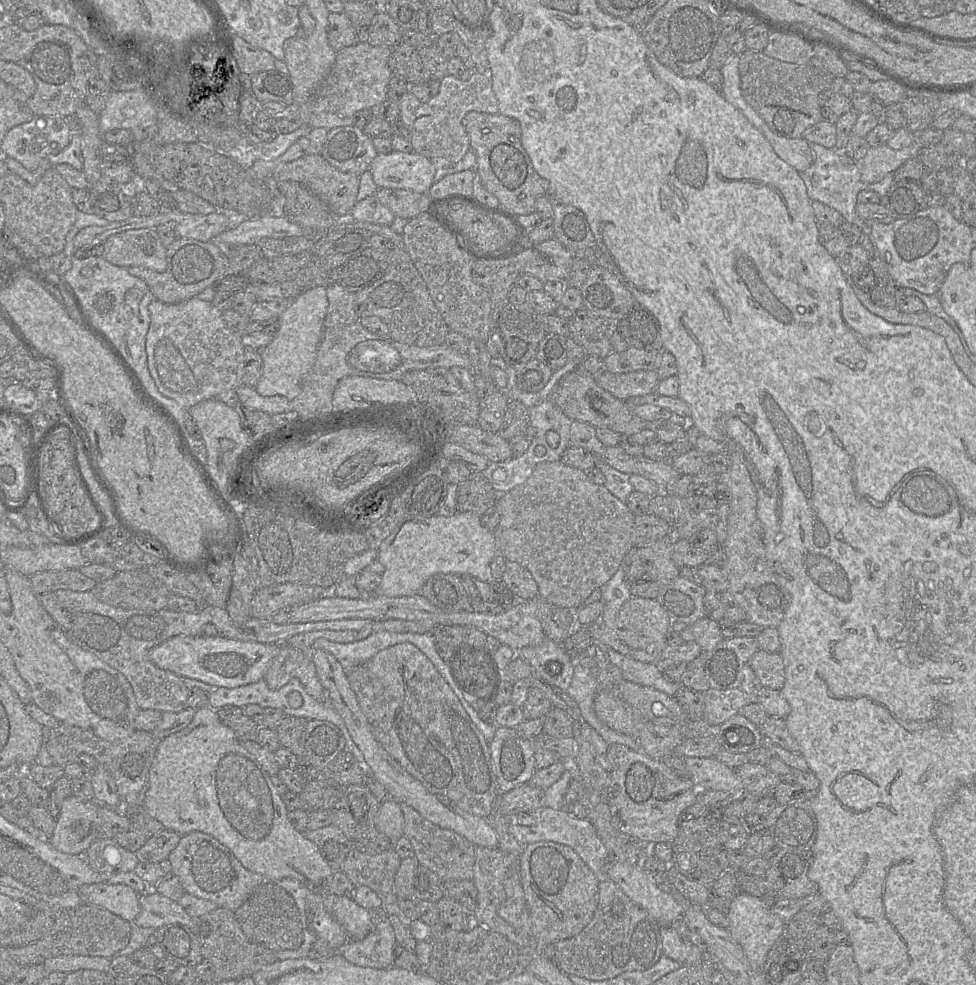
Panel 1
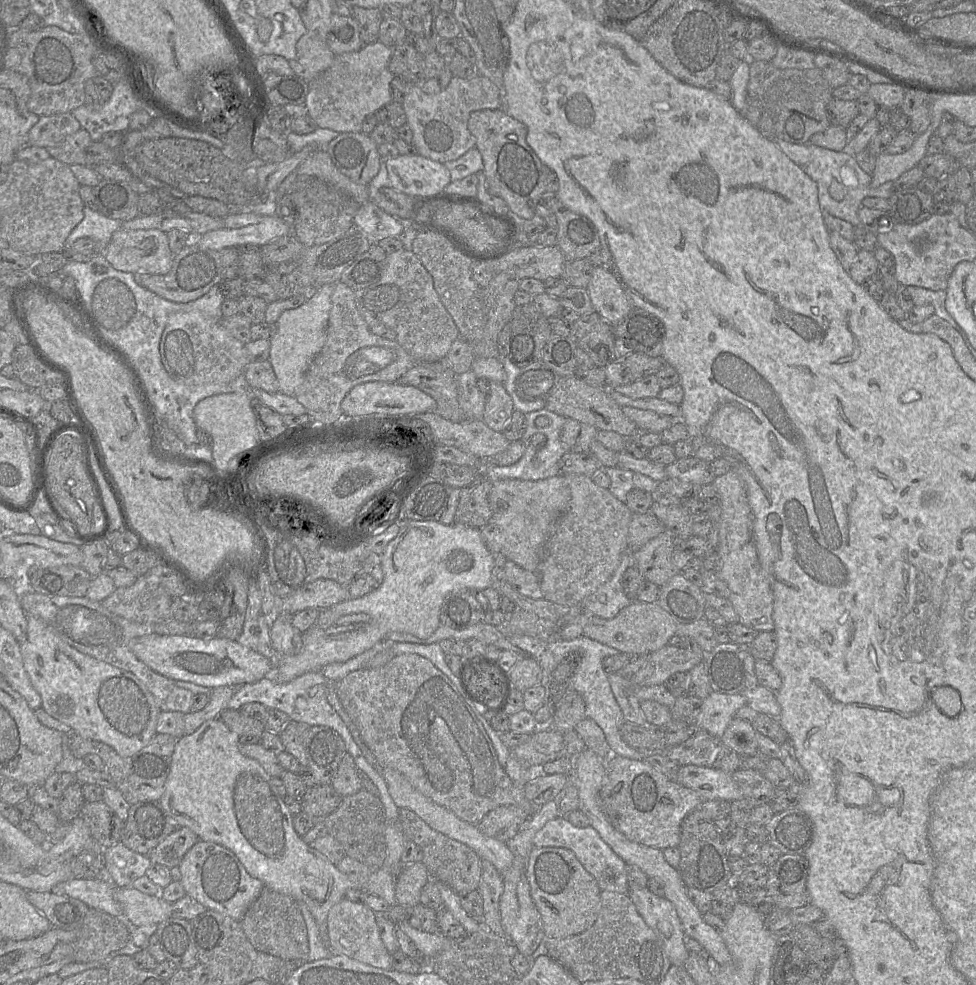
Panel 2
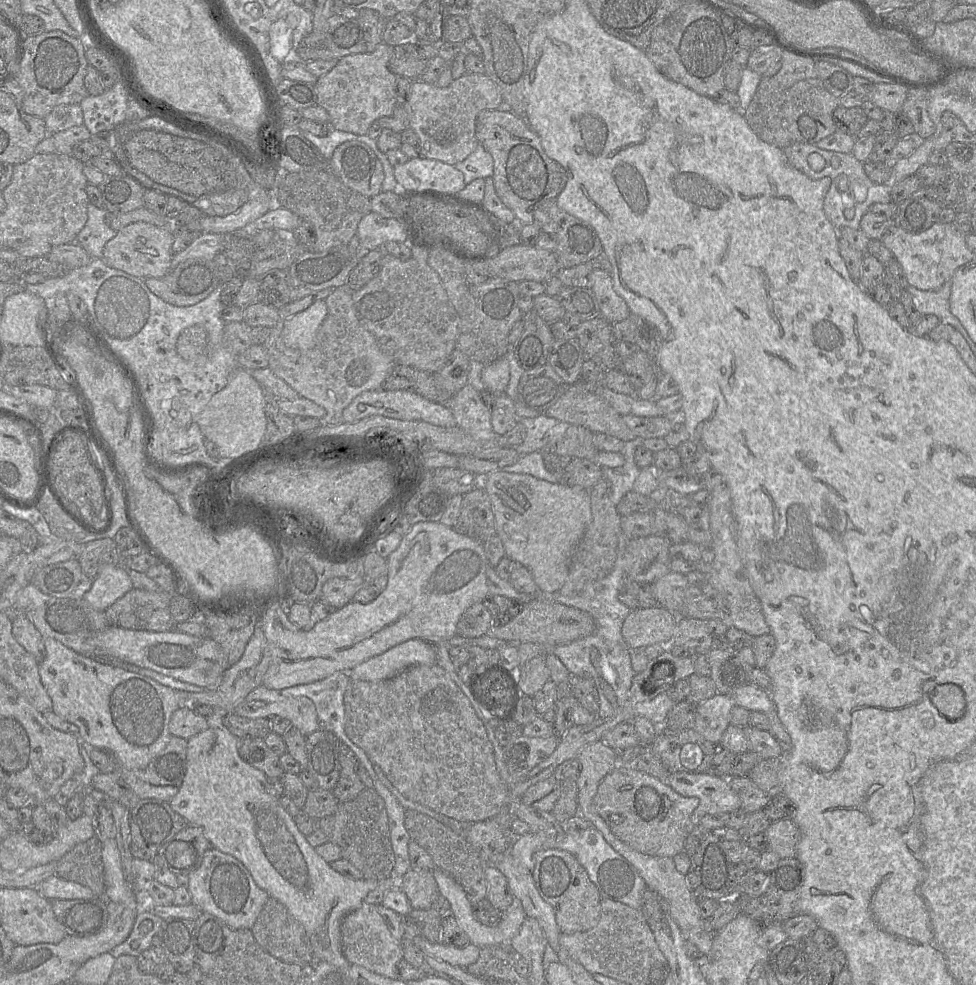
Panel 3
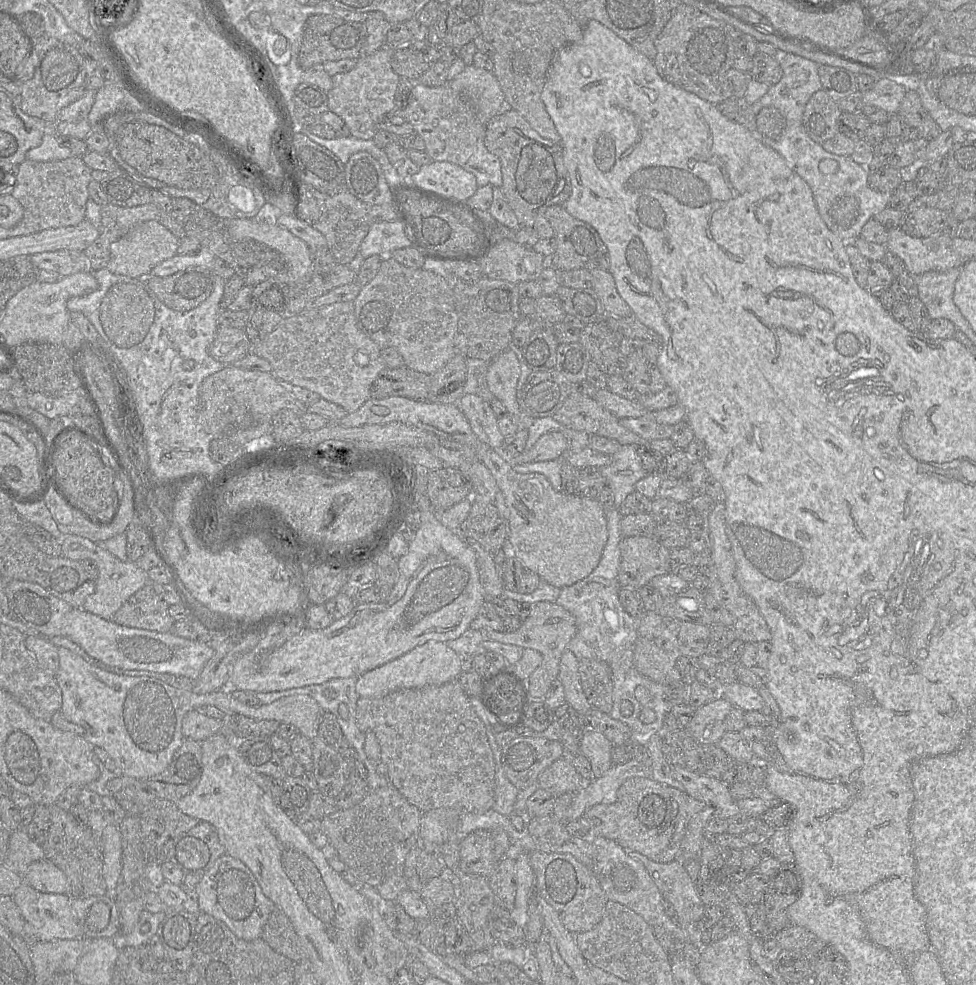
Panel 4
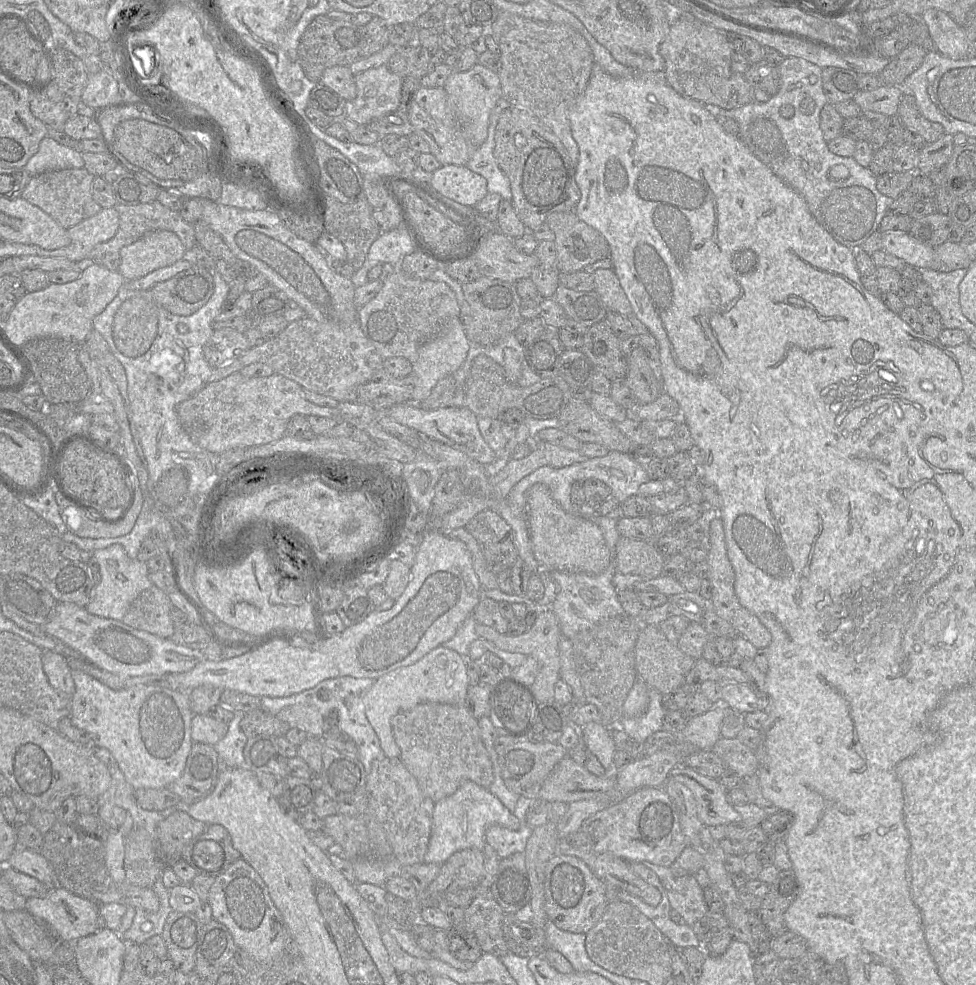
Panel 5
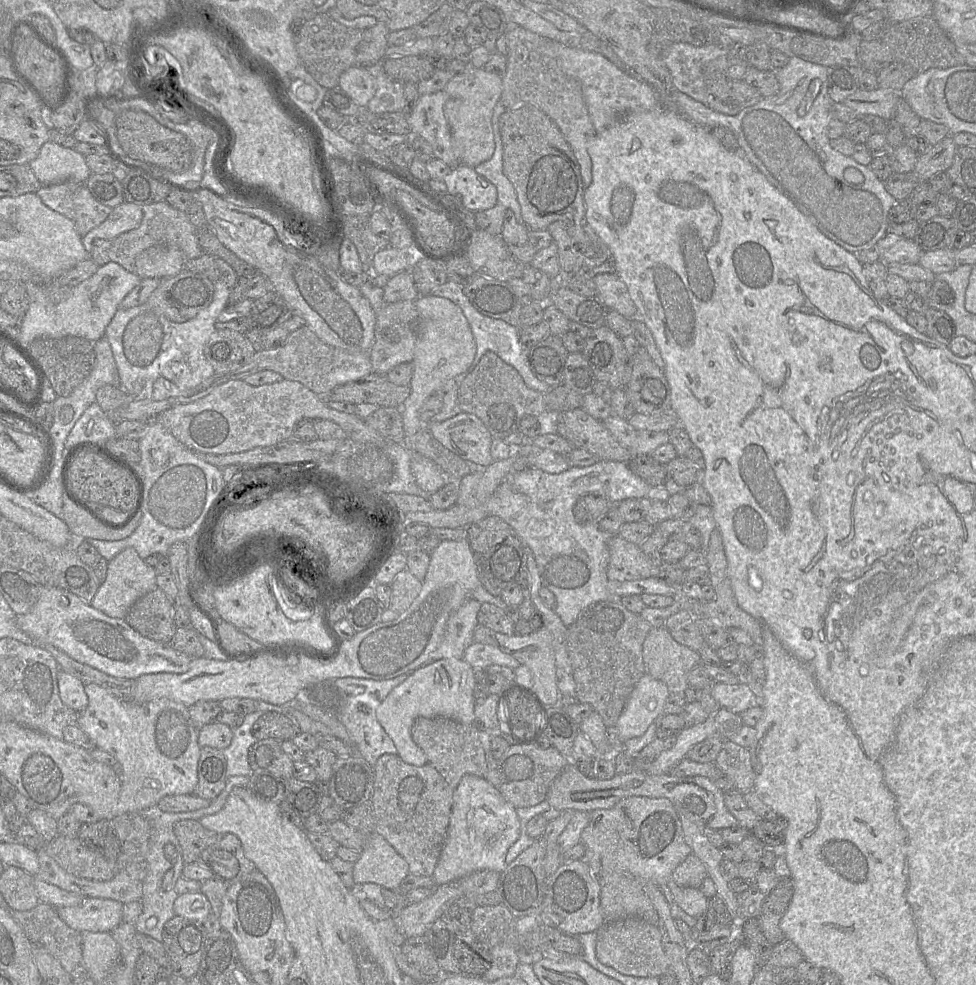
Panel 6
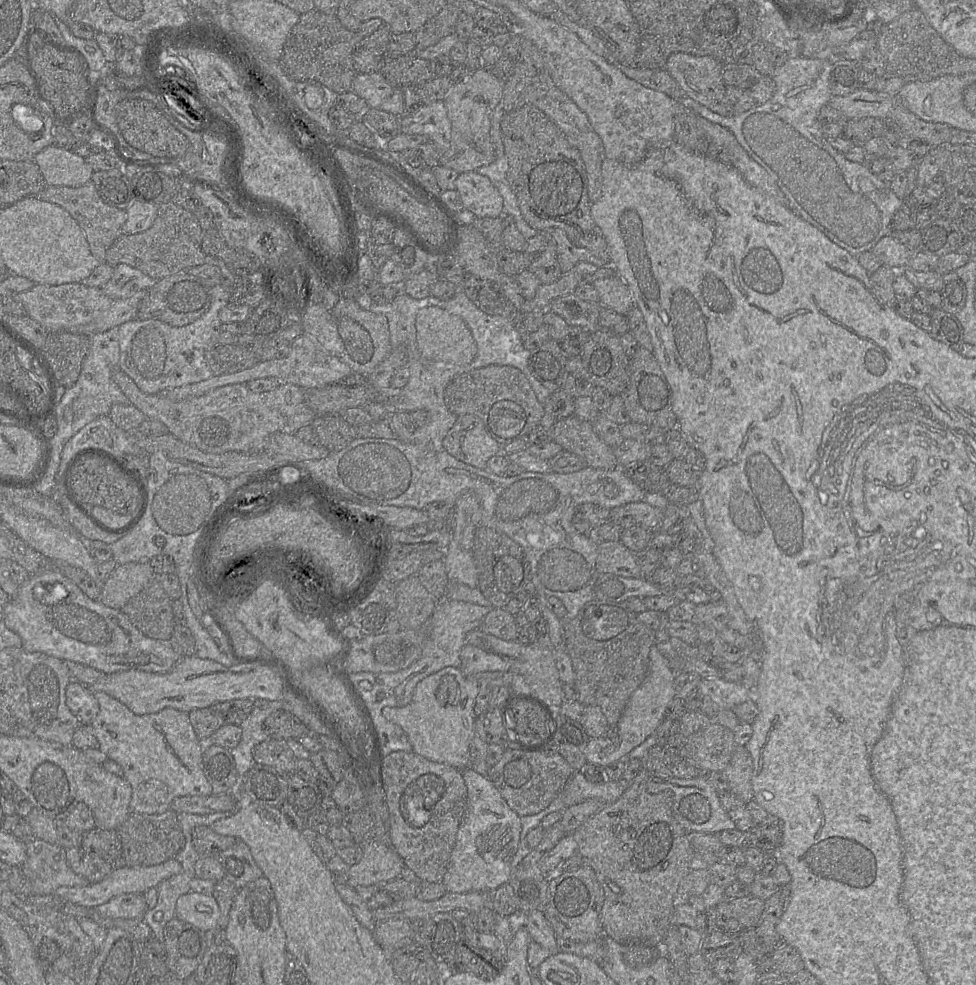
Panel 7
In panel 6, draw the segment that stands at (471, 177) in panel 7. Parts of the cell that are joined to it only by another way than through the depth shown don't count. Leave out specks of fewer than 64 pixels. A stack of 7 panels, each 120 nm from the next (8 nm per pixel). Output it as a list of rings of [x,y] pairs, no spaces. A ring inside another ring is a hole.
[[[459,164],[445,176],[443,180],[447,188],[446,196],[452,198],[459,206],[471,212],[478,212],[492,208],[498,203],[497,188],[488,179],[479,175],[474,167]]]

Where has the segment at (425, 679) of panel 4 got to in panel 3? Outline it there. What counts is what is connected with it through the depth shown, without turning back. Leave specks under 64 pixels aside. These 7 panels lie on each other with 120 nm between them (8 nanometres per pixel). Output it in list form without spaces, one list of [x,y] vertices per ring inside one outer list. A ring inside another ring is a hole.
[[[409,639],[356,665],[350,670],[349,677],[350,680],[376,682],[393,678],[405,669],[415,665],[433,665],[435,663],[436,650],[434,644],[422,639]]]

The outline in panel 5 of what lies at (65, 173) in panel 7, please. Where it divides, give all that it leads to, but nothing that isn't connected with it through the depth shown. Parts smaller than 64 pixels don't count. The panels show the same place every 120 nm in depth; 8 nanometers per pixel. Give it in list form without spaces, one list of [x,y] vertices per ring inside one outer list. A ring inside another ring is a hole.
[[[48,135],[40,142],[39,149],[27,162],[24,169],[35,176],[47,171],[83,168],[82,153],[64,146]]]

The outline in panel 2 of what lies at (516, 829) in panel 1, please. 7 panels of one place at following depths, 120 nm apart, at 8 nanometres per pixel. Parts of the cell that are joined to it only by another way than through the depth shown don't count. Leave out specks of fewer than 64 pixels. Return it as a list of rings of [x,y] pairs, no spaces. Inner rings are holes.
[[[566,816],[548,821],[534,836],[534,847],[561,847],[571,850],[583,867],[594,877],[601,891],[628,894],[630,889],[627,874],[628,865],[600,837],[590,825],[579,828],[572,825]]]

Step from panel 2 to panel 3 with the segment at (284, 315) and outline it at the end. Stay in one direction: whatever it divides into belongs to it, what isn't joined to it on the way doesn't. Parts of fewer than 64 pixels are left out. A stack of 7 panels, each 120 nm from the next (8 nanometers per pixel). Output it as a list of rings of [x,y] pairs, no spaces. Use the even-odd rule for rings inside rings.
[[[325,299],[315,300],[305,310],[283,320],[282,341],[290,348],[300,350],[311,348],[326,314]]]

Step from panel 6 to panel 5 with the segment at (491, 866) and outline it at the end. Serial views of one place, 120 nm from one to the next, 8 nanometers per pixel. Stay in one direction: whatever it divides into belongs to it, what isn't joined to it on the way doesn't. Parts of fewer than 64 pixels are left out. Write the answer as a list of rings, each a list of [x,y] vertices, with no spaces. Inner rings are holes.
[[[465,781],[452,795],[435,803],[428,849],[424,861],[443,864],[455,852],[474,848],[483,850],[486,831],[492,825],[499,825],[512,831],[520,828],[520,821],[489,789],[473,781]]]

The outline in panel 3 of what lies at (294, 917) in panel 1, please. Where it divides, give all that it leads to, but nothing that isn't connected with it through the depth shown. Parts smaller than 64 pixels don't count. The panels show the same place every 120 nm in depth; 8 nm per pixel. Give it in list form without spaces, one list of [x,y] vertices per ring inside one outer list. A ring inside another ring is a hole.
[[[268,898],[250,930],[256,942],[273,957],[286,963],[314,965],[304,927],[275,898]]]

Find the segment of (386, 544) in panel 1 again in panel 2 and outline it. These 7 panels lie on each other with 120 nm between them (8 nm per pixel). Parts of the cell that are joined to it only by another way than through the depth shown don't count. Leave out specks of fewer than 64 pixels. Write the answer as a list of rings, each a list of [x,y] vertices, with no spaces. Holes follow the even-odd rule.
[[[404,521],[398,534],[385,547],[381,554],[383,580],[378,588],[370,593],[349,598],[326,609],[320,609],[316,622],[302,632],[302,647],[297,654],[277,656],[272,677],[279,683],[289,682],[307,672],[319,671],[334,662],[344,662],[384,639],[388,633],[404,632],[419,638],[429,637],[441,624],[440,610],[445,598],[453,591],[483,591],[493,586],[492,569],[495,555],[486,547],[480,529],[459,523],[442,524],[439,521]],[[353,613],[365,613],[368,620],[349,625],[335,625],[337,619]]]

